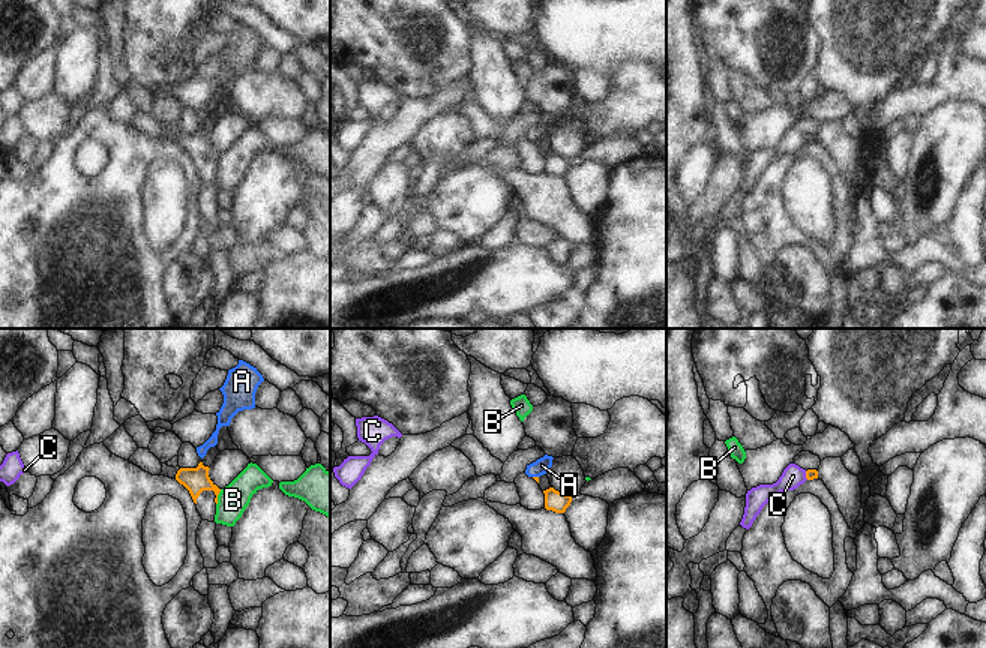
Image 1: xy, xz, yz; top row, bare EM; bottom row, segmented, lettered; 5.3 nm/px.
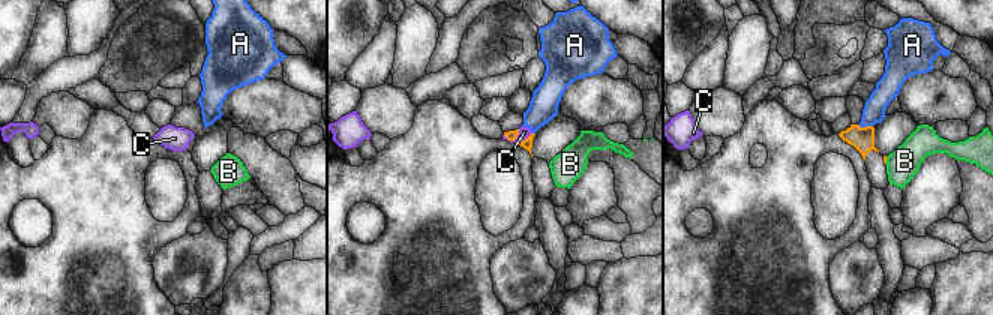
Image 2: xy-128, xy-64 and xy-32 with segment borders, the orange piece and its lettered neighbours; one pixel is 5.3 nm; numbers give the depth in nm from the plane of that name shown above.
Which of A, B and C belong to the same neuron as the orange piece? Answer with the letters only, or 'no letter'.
no letter

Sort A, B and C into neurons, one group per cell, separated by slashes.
A C / B

